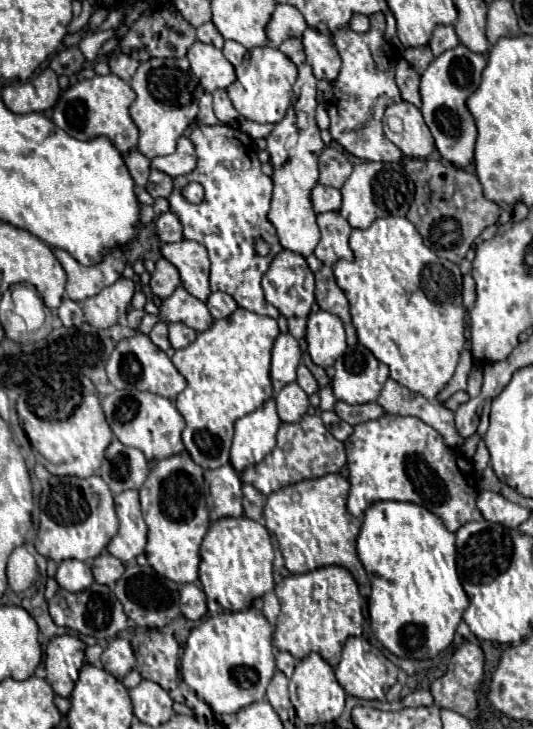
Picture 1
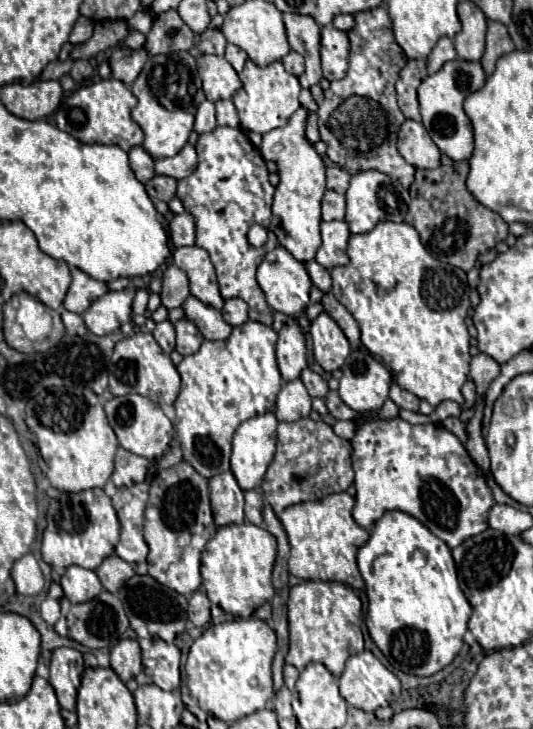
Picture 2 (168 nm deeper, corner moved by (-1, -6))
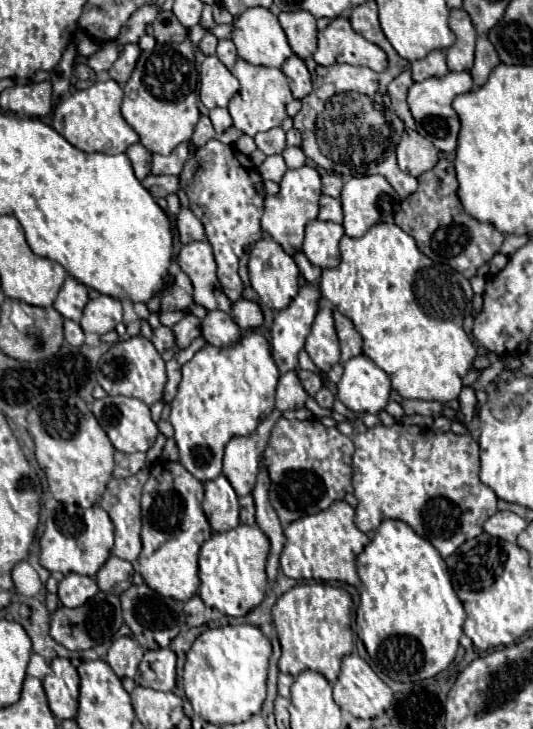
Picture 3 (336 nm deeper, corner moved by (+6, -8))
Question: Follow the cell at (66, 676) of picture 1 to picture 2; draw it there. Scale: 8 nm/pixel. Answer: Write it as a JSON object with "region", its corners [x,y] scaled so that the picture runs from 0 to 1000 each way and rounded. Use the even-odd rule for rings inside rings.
{"region":[[[105,889],[94,905],[94,938],[120,974],[143,977],[143,949],[158,922],[154,897],[139,889]]]}

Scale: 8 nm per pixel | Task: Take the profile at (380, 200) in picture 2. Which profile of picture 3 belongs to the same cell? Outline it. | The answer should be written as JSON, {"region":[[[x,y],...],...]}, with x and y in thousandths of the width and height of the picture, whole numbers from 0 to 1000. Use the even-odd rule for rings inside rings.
{"region":[[[711,239],[674,241],[674,244],[659,244],[659,247],[647,250],[644,263],[640,263],[640,280],[644,280],[644,296],[647,296],[647,305],[644,305],[647,321],[659,324],[659,326],[674,326],[700,307],[737,305],[737,296],[749,291],[749,283],[752,283],[752,269]]]}

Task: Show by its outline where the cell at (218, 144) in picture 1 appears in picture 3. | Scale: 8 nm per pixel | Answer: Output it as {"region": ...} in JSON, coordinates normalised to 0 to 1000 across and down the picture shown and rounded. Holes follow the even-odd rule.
{"region":[[[400,189],[385,200],[366,203],[362,214],[347,222],[347,230],[336,239],[336,255],[355,272],[358,291],[377,302],[388,332],[400,337],[407,381],[422,406],[433,414],[452,412],[456,390],[445,376],[448,357],[460,348],[463,337],[475,337],[497,324],[490,313],[497,274],[490,239],[482,236],[467,214],[448,209],[441,200],[418,198]]]}

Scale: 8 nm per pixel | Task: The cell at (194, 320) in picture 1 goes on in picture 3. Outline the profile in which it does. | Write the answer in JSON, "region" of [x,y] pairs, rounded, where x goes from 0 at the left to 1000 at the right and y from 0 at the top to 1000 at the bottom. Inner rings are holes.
{"region":[[[396,425],[377,439],[377,461],[396,475],[433,475],[452,464],[452,453],[441,447],[426,428]]]}

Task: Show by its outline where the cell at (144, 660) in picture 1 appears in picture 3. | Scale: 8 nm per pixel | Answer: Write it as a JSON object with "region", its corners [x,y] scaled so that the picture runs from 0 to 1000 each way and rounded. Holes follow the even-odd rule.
{"region":[[[317,888],[276,892],[261,911],[253,936],[287,947],[328,944],[328,894]]]}

